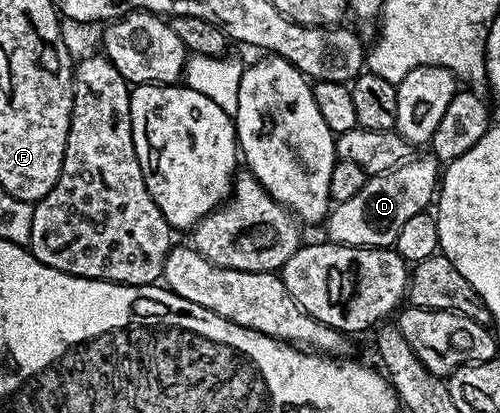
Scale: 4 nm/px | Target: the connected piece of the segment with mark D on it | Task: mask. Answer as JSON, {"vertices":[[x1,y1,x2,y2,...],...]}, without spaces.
{"vertices":[[432,153,413,157,395,170,369,177,359,195,337,203,327,215,327,239,343,246,393,247,406,220,423,213,435,199,440,182,440,163]]}

